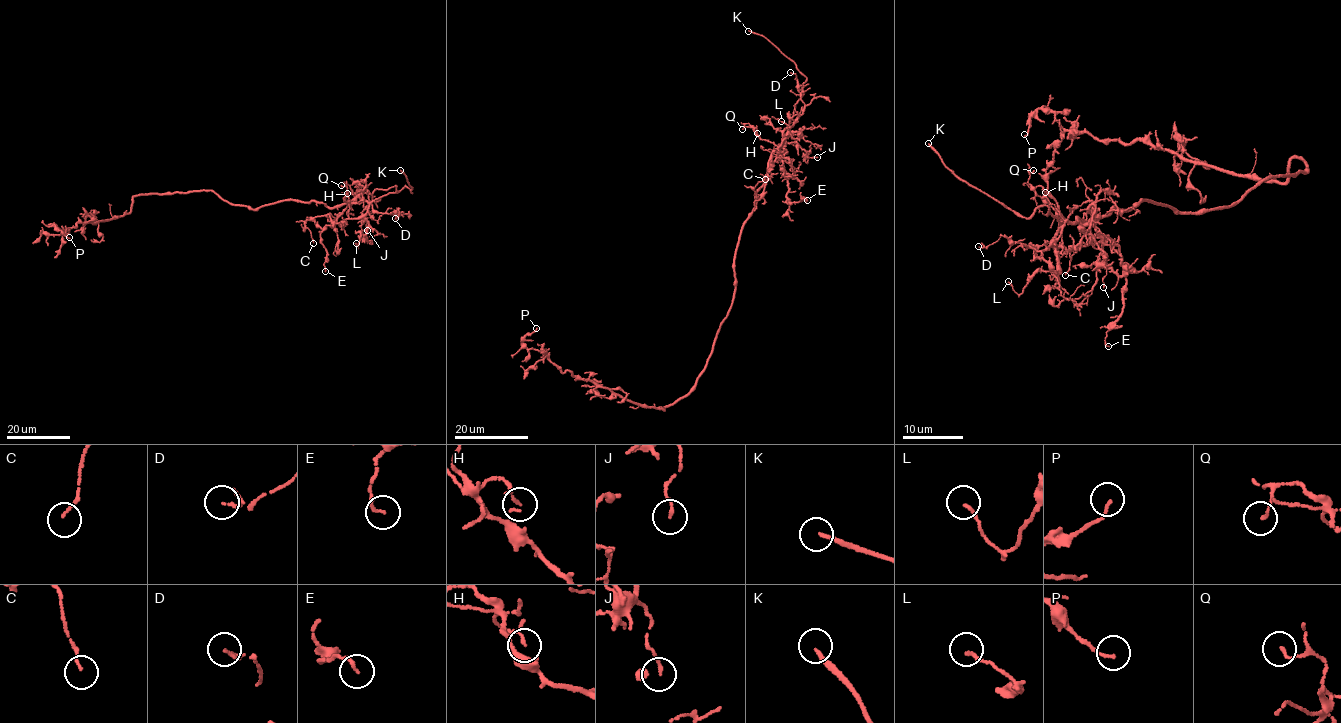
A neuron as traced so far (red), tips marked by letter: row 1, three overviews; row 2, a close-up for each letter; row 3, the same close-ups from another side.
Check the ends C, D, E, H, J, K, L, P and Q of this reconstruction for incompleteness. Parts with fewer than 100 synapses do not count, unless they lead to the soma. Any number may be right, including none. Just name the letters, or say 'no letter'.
K

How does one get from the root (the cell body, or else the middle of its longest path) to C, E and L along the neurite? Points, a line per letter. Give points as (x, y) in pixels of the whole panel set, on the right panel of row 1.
C: (1240, 199), (1182, 214), (1145, 199), (1092, 224), (1063, 220), (1057, 247), (1106, 238), (1077, 247), (1065, 275)
E: (1240, 199), (1182, 214), (1145, 199), (1092, 224), (1077, 220), (1117, 245), (1127, 266), (1108, 346)
L: (1240, 199), (1182, 214), (1145, 199), (1092, 224), (1063, 220), (1058, 283), (1037, 271), (1020, 294), (1008, 281)

